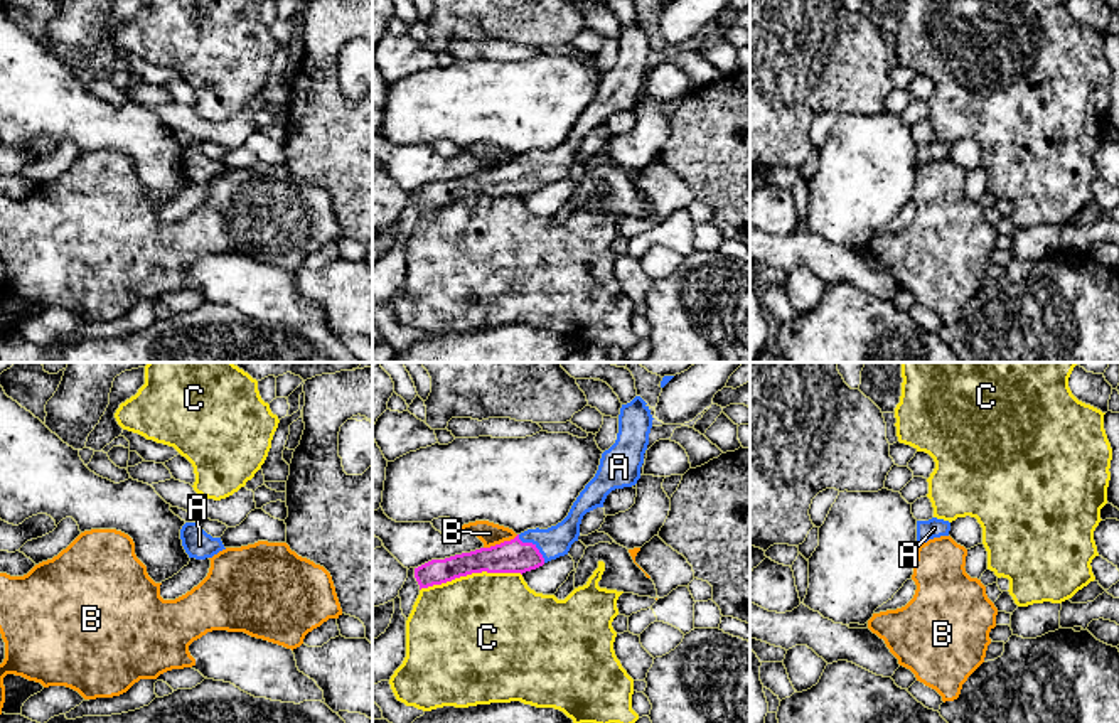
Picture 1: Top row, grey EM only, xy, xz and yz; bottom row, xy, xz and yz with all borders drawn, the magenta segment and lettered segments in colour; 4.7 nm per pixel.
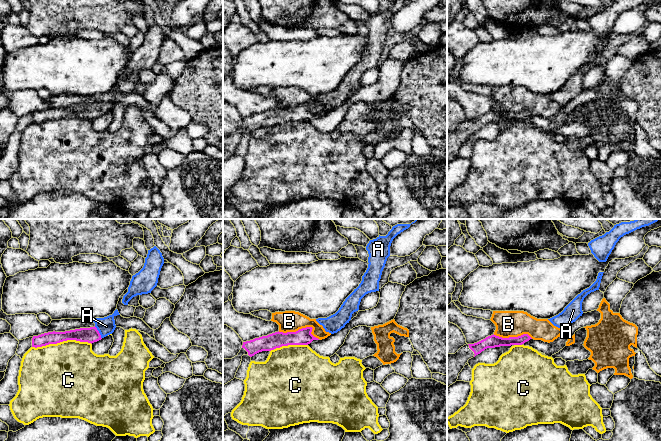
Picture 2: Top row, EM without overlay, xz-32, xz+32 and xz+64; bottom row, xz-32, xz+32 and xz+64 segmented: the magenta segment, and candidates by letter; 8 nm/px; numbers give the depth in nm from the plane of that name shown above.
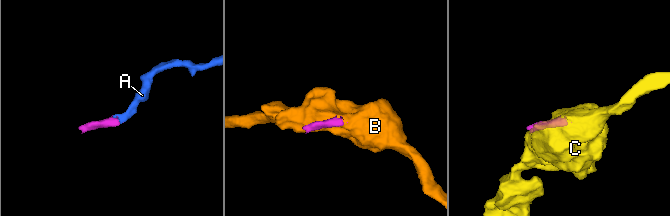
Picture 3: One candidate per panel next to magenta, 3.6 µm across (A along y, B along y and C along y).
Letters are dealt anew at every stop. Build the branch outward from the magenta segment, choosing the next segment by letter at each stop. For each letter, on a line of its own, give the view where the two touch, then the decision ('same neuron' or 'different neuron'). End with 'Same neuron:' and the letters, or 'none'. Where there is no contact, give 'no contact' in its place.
A: xz | same neuron
B: xz | different neuron
C: xz | different neuron
Same neuron: A

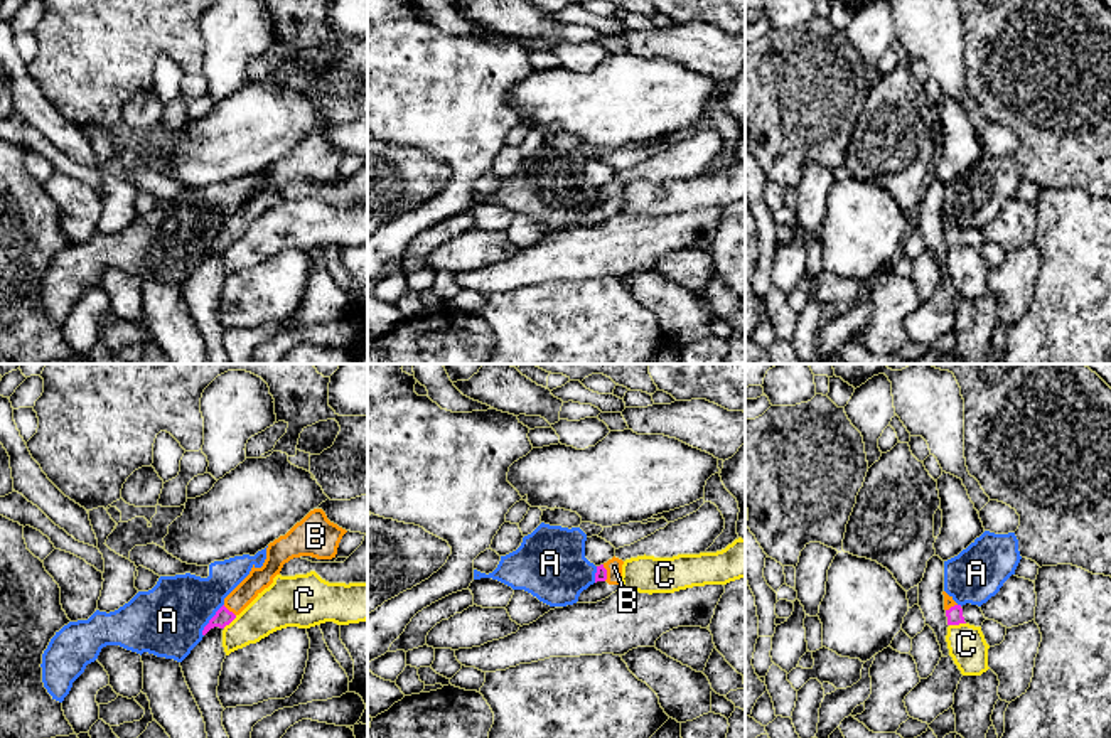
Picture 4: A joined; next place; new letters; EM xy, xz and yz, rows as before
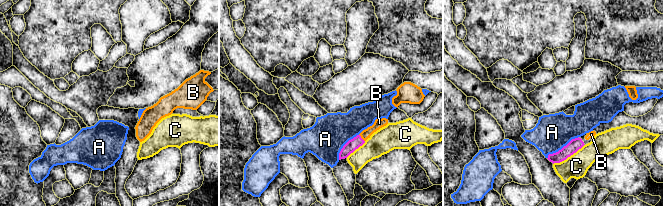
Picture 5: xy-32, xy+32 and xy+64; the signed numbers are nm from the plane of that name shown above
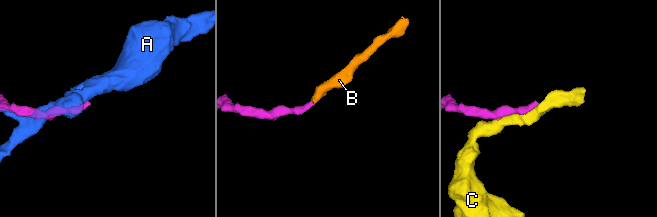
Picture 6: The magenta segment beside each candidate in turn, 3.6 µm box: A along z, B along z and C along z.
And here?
A: xy | different neuron
B: xy | same neuron
C: yz | different neuron
Same neuron: B

